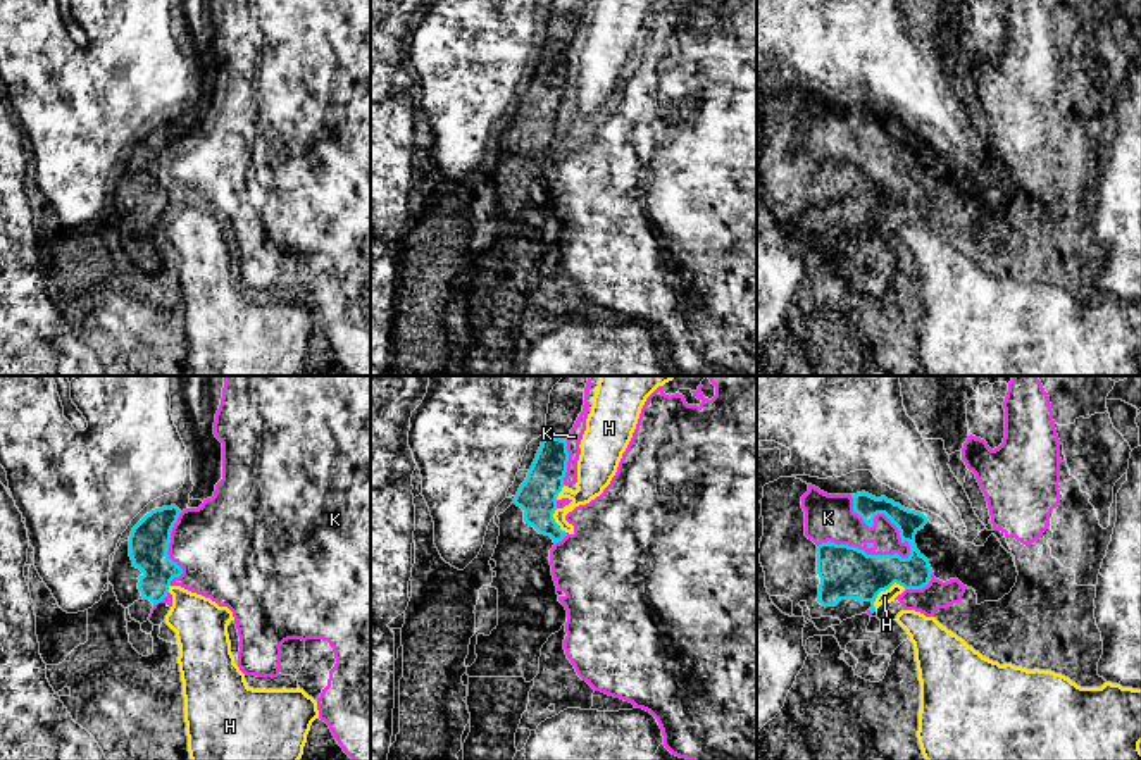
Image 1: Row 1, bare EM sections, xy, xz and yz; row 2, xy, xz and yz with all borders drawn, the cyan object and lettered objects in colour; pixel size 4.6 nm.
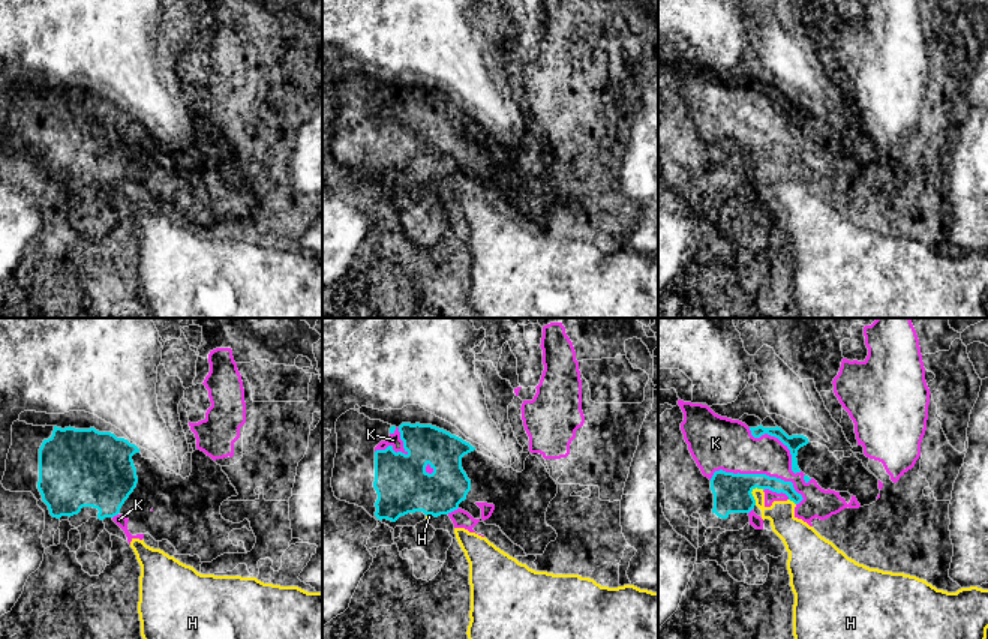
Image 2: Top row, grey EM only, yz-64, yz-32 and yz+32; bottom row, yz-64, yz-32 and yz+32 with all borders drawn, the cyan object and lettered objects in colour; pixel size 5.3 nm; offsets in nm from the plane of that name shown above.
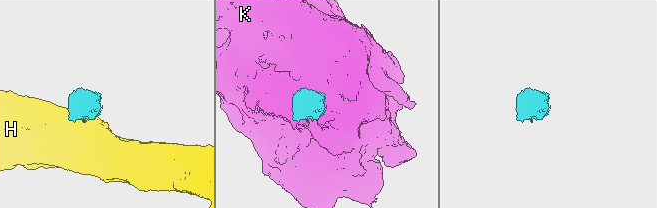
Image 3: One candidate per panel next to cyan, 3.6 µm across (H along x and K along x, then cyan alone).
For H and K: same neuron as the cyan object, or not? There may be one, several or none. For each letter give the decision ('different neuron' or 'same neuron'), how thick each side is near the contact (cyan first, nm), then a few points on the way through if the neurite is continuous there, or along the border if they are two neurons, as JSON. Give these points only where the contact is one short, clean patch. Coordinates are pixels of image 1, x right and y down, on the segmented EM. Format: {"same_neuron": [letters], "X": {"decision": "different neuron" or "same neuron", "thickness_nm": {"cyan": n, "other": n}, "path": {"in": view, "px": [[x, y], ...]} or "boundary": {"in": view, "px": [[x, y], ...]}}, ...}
{"same_neuron": [], "H": {"decision": "different neuron", "thickness_nm": {"cyan": 260, "other": 60}, "boundary": {"in": "yz", "px": [[905, 588], [893, 583], [883, 590], [874, 602], [874, 610]]}}, "K": {"decision": "different neuron", "thickness_nm": {"cyan": 260, "other": 220}}}

